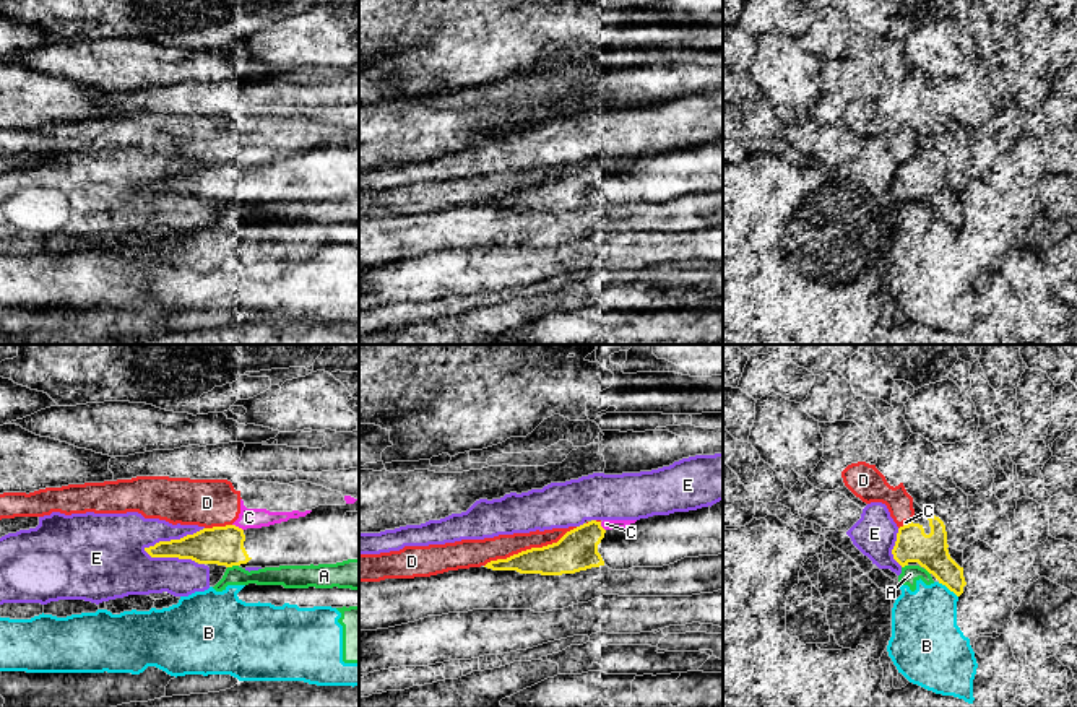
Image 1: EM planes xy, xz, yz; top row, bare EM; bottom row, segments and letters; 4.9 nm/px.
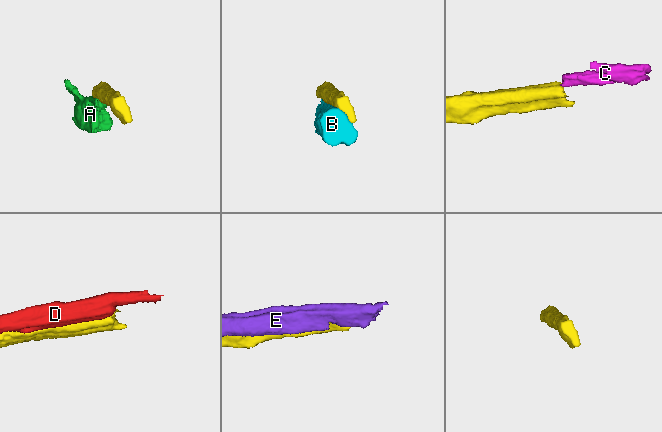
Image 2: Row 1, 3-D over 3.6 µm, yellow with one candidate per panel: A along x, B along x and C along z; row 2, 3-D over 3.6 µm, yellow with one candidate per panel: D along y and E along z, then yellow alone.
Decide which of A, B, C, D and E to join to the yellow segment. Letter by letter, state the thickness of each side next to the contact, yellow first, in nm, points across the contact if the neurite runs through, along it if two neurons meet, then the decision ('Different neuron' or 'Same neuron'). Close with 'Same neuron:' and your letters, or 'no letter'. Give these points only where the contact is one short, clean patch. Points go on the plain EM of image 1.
A: Thickness 190 nm (yellow) against 100 nm. Different neuron
B: Thickness 170 nm (yellow) against 320 nm. Different neuron
C: Thickness 190 nm (yellow) against 100 nm. Different neuron
D: Thickness 200 nm (yellow) against 130 nm. Different neuron
E: Thickness 190 nm (yellow) against 240 nm. Different neuron
Same neuron: no letter

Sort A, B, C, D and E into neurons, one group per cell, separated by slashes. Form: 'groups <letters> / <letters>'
groups A B / C D / E

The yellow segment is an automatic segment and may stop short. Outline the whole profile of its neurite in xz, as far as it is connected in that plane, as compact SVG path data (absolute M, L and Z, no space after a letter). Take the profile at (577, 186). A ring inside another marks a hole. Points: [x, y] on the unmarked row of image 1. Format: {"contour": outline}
{"contour": "M723 137L697 146L640 154L625 164L604 166L601 158L591 156L567 167L557 179L491 197L484 203L520 210L562 211L599 202L608 202L612 206L663 203L684 193L718 190L723 190Z"}

